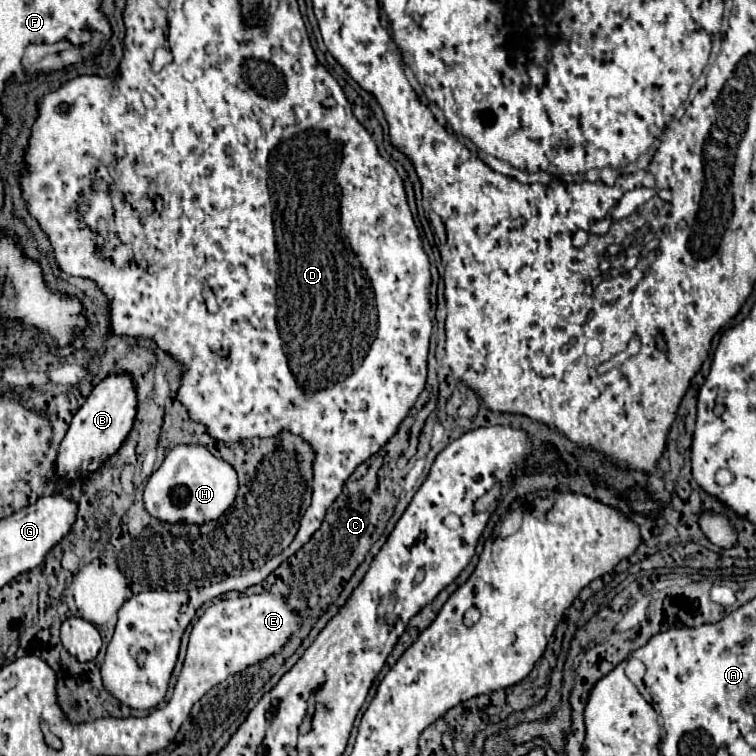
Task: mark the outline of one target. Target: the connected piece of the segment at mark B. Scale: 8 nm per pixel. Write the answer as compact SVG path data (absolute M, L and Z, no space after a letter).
M129 373L107 375L87 397L85 405L75 413L71 427L61 443L61 451L55 463L59 477L67 481L83 479L89 473L97 471L105 459L109 459L125 441L127 433L133 427L137 413L137 393Z

